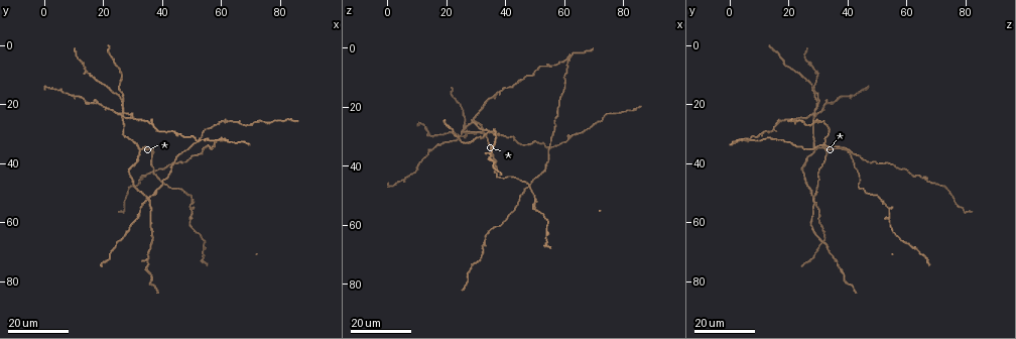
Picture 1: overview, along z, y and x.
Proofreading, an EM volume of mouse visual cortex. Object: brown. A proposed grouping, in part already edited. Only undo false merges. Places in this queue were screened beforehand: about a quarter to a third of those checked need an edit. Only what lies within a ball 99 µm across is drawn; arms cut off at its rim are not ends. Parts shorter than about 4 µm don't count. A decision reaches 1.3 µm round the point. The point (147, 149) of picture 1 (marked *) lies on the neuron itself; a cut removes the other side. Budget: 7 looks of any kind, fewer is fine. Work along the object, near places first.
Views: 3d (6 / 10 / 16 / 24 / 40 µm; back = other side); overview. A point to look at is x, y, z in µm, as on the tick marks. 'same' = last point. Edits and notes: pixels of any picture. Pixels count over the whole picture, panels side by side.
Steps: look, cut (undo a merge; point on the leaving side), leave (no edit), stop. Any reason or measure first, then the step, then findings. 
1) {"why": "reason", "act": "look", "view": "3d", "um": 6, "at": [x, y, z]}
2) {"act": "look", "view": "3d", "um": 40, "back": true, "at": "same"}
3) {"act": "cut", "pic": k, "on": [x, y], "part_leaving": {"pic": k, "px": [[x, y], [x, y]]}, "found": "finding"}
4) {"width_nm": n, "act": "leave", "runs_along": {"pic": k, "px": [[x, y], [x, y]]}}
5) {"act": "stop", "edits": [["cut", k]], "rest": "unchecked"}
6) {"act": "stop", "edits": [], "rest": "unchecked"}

{"act": "look", "view": "3d", "um": 16, "at": [32, 36, 28]}

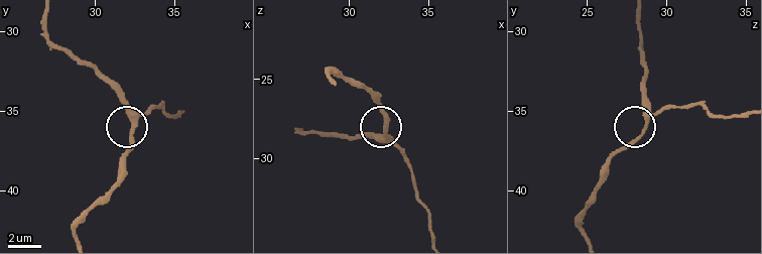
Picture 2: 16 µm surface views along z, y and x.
{"act": "look", "view": "3d", "um": 10, "at": [32.4, 35.8, 28.8]}

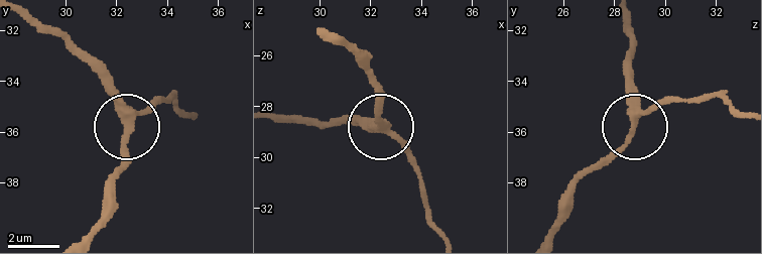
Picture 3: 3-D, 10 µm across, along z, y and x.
{"act": "leave", "runs_along": {"pic": 3, "px": [[742, 112], [710, 95], [657, 104], [582, 177]]}, "found": "one neuron here"}

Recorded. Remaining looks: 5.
{"why": "calibre changes", "act": "look", "view": "3d", "um": 16, "at": [28, 43, 25]}

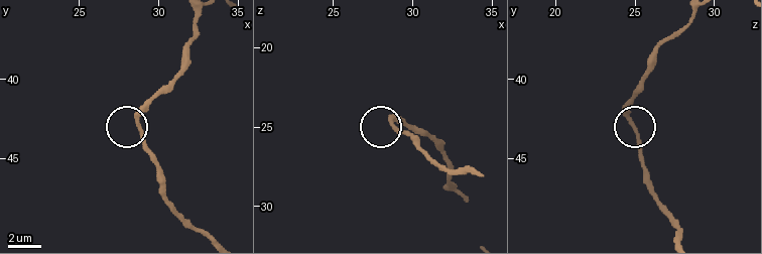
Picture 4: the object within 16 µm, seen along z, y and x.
{"act": "look", "view": "3d", "um": 6, "at": [28.6, 42.8, 24.7]}

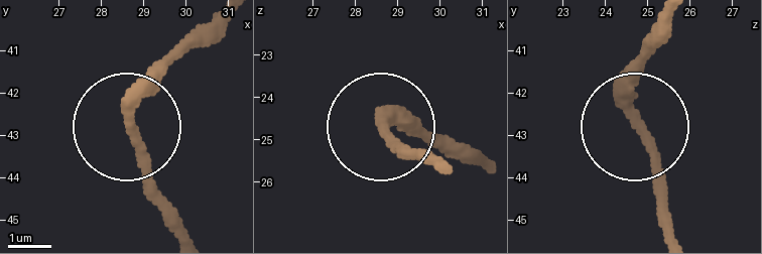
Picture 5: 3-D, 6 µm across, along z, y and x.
{"act": "leave", "runs_along": {"pic": 5, "px": [[222, 16], [131, 114], [167, 229]]}, "found": "continuous, no second neuron"}

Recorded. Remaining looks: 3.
{"why": "looks like a crossing", "act": "look", "view": "3d", "um": 16, "at": [35, 51, 29]}

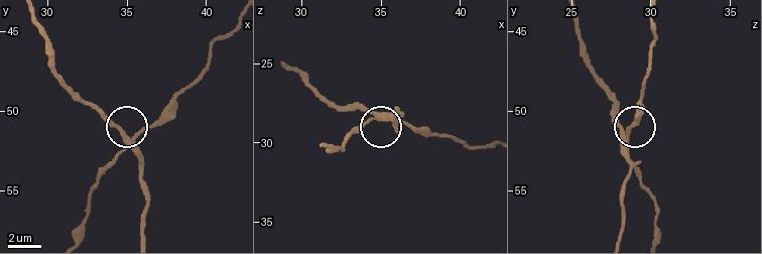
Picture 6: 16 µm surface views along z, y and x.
{"act": "look", "view": "3d", "um": 10, "at": [35.5, 51.6, 28.4]}

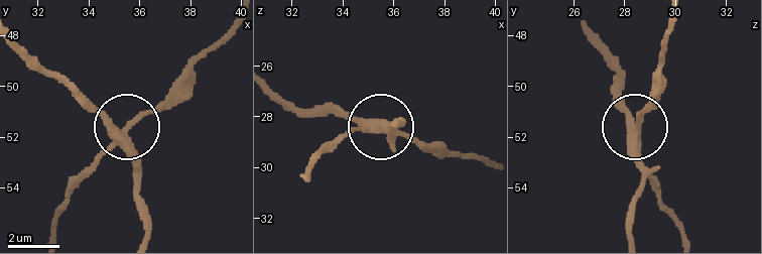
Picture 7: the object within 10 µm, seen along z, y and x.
{"act": "cut", "pic": 7, "on": [146, 112], "part_leaving": {"pic": 7, "px": [[121, 136], [236, 19]]}, "found": "a second neuron is stuck on"}

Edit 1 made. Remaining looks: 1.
{"act": "stop", "edits": [["cut", 7]], "rest": "unchecked"}

